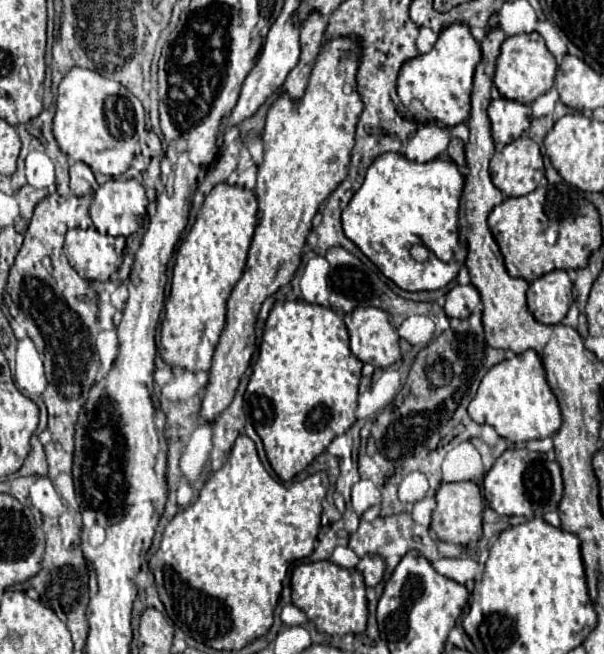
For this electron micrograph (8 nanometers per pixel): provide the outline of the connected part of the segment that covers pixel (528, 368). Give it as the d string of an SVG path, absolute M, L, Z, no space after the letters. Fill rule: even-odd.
M532 349L494 365L484 375L478 393L468 407L468 415L480 425L492 425L500 437L510 439L512 443L526 443L534 439L552 437L562 423L560 407L546 383L542 361Z

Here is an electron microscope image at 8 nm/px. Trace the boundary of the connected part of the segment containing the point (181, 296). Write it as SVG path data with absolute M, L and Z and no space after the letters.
M218 183L204 199L196 223L176 253L160 347L160 355L168 365L194 373L210 369L216 343L226 325L226 301L246 267L246 255L256 229L256 213L256 193L238 185Z

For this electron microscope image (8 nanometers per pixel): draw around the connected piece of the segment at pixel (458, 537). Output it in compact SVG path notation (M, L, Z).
M474 481L464 483L442 483L436 495L436 509L432 511L430 529L436 533L438 541L468 545L482 537L482 495Z

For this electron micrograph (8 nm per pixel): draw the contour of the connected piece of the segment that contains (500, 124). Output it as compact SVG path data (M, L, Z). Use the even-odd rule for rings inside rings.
M498 97L490 101L488 117L492 121L492 139L506 145L512 139L518 139L528 129L532 111L528 105Z

